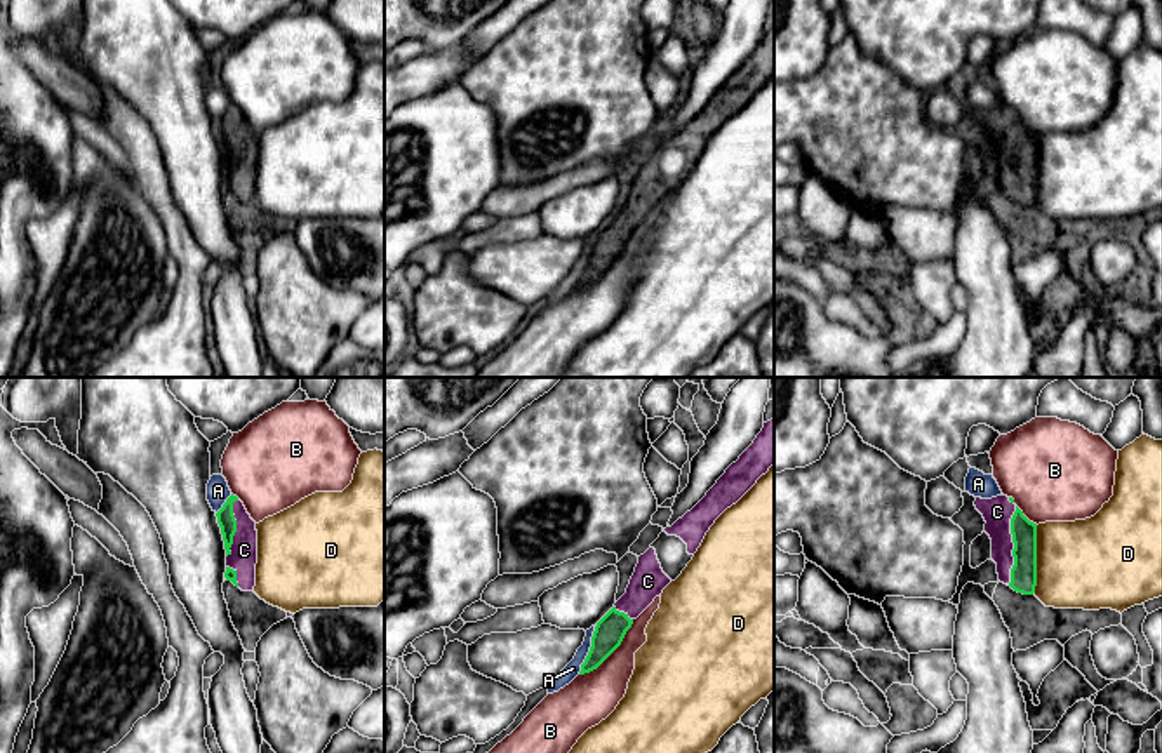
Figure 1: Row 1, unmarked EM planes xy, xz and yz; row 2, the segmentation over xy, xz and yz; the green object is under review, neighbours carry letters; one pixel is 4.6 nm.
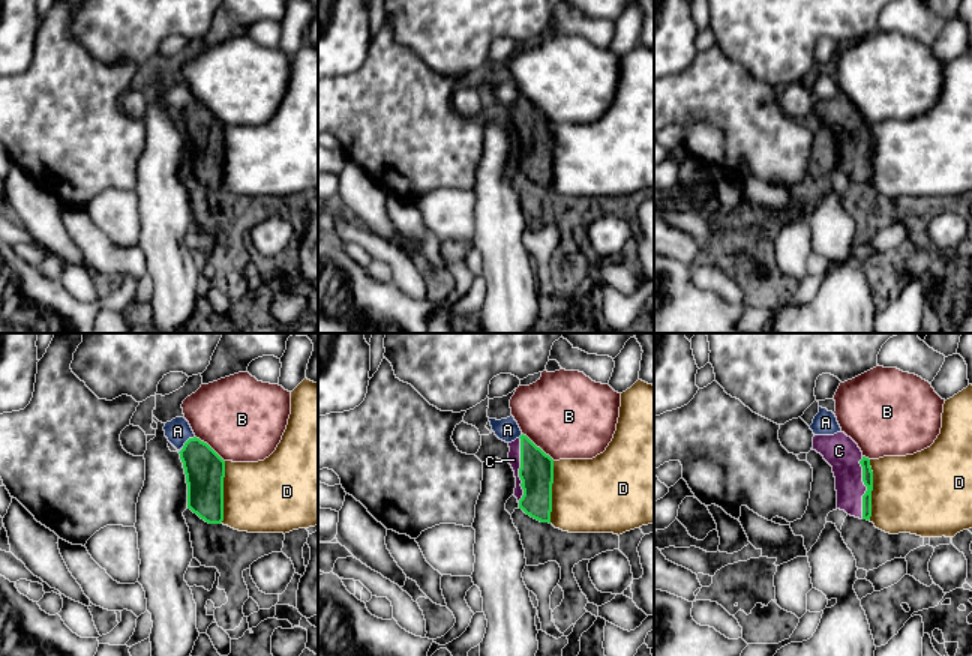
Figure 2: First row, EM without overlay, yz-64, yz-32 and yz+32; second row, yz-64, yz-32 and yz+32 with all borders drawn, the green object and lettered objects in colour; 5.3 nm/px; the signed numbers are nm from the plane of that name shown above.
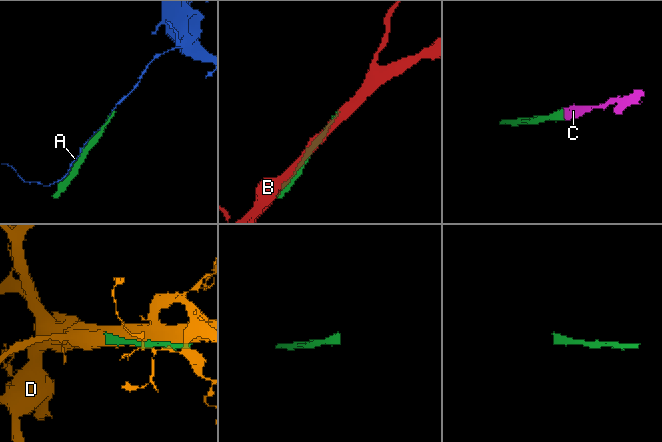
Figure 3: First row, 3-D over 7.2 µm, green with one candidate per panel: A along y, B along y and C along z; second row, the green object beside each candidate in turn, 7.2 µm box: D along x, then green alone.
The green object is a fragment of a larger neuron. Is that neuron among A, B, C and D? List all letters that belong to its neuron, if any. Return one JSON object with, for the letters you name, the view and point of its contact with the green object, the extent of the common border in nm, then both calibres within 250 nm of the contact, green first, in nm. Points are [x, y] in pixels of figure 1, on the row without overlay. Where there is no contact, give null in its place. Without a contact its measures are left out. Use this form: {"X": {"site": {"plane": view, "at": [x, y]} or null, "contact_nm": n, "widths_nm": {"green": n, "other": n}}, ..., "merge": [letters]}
{"C": {"site": {"plane": "yz", "at": [1015, 157]}, "contact_nm": 380, "widths_nm": {"green": 130, "other": 140}}, "merge": ["C"]}

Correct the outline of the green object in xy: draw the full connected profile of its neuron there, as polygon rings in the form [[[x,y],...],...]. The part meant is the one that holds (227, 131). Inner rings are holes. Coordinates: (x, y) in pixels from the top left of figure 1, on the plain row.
[[[230,106],[216,123],[226,160],[226,191],[242,202],[254,202],[257,174],[256,132],[237,106]]]

